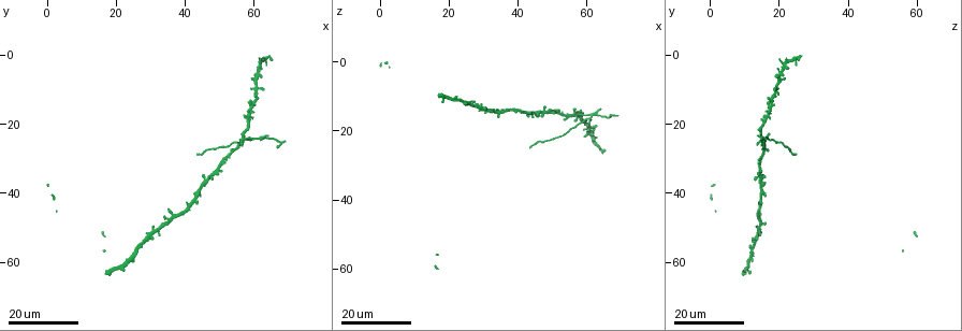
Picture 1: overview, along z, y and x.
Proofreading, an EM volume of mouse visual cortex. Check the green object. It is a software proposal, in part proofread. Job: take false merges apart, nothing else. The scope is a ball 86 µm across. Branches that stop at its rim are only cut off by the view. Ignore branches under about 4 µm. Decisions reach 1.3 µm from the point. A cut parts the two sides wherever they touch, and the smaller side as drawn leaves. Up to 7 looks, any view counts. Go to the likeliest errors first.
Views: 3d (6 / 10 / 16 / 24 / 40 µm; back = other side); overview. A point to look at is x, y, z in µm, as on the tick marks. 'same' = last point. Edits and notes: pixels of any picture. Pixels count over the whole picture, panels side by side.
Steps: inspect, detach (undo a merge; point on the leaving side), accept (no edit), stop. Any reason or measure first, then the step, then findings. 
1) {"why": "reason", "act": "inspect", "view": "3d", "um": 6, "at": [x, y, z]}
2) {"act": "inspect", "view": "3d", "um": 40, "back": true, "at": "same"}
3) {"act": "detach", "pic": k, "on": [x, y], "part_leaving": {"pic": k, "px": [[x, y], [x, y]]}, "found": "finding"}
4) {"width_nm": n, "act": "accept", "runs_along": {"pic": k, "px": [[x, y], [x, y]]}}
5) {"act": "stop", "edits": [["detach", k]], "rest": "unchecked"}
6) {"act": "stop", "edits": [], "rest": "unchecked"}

{"why": "small branch off a trunk", "act": "inspect", "view": "3d", "um": 16, "at": [56.5, 24.5, 15.0]}

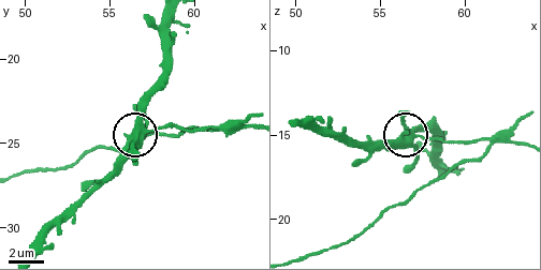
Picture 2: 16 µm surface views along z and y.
{"why": "zoom in", "act": "inspect", "view": "3d", "um": 10, "at": [56.9, 24.2, 15.1]}

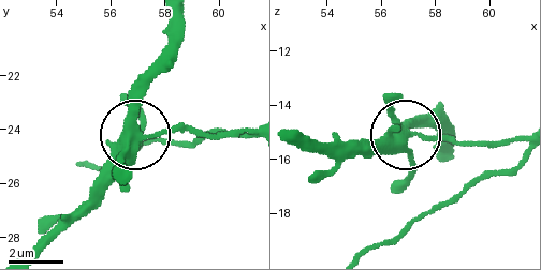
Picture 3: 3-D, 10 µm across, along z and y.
{"side_arm_um": 29, "arms": 5, "act": "detach", "pic": 3, "on": [184, 125], "found": "a second cell is stuck on"}

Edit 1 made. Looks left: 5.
{"act": "inspect", "view": "overview"}

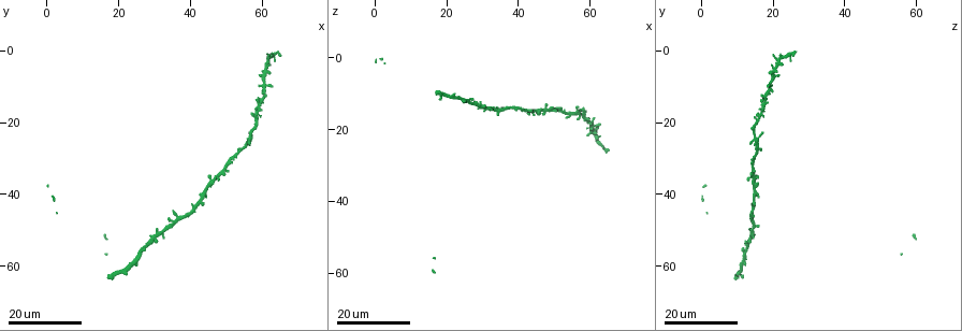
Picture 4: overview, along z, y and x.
{"why": "sudden change in width", "act": "inspect", "view": "3d", "um": 24, "at": [26.5, 56.0, 12.0]}

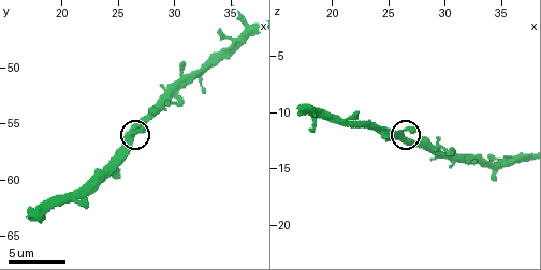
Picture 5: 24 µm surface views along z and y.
{"act": "inspect", "view": "3d", "um": 6, "at": [26.2, 56.0, 12.2]}

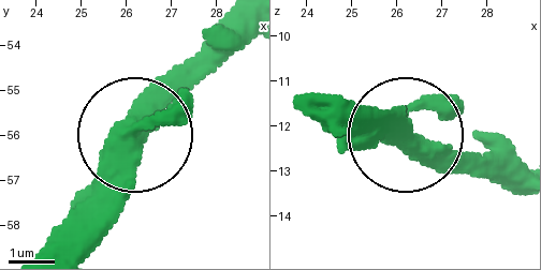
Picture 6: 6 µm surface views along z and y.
{"act": "accept", "runs_along": {"pic": 6, "px": [[240, 28], [60, 231]]}, "found": "continuous, no second cell"}

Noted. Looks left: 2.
{"why": "narrows sharply", "act": "inspect", "view": "3d", "um": 24, "at": [60.0, 13.0, 18.5]}

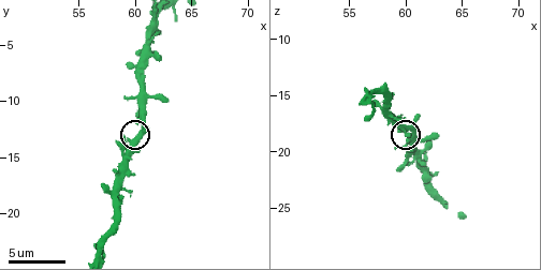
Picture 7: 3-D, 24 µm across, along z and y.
{"why": "zoom in", "act": "inspect", "view": "3d", "um": 10, "at": [60.6, 13.0, 18.0]}

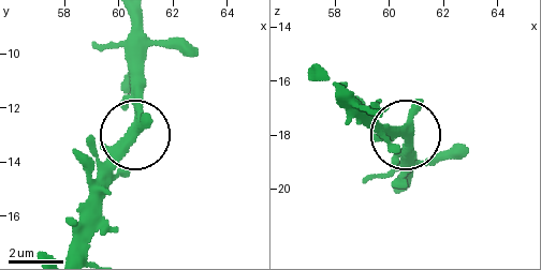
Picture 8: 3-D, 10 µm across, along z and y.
{"arms": 3, "act": "accept", "found": "one cell here"}

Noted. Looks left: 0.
{"act": "stop", "edits": [["detach", 3]], "rest": "unchecked"}

